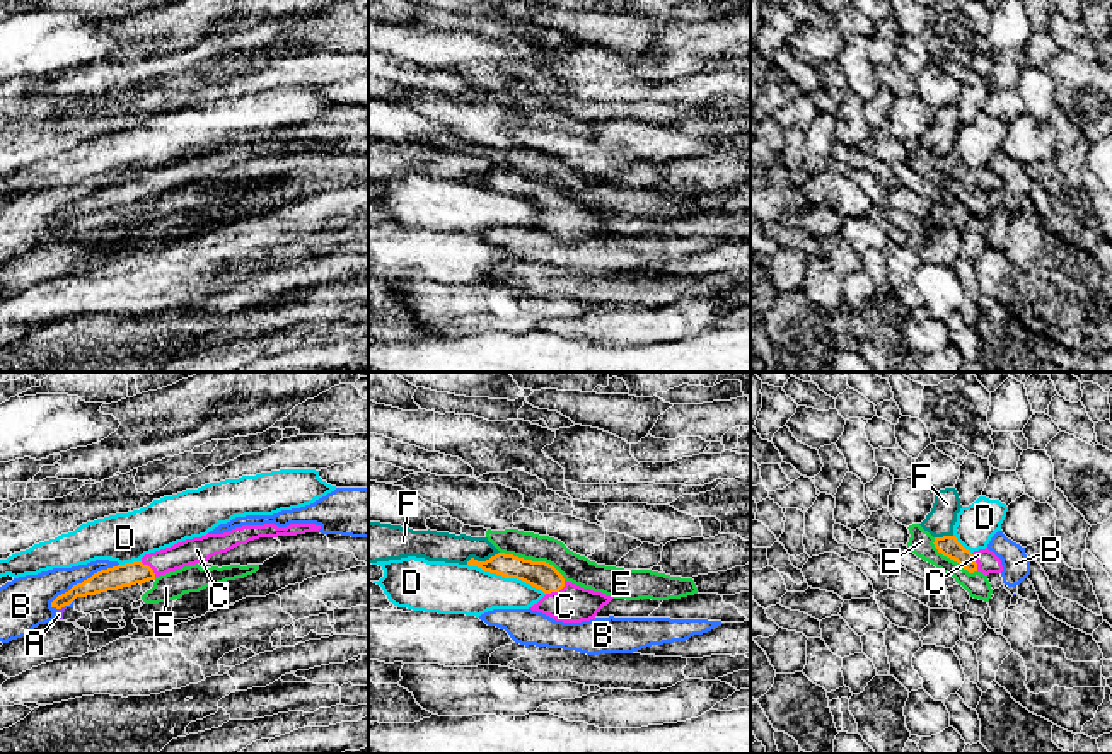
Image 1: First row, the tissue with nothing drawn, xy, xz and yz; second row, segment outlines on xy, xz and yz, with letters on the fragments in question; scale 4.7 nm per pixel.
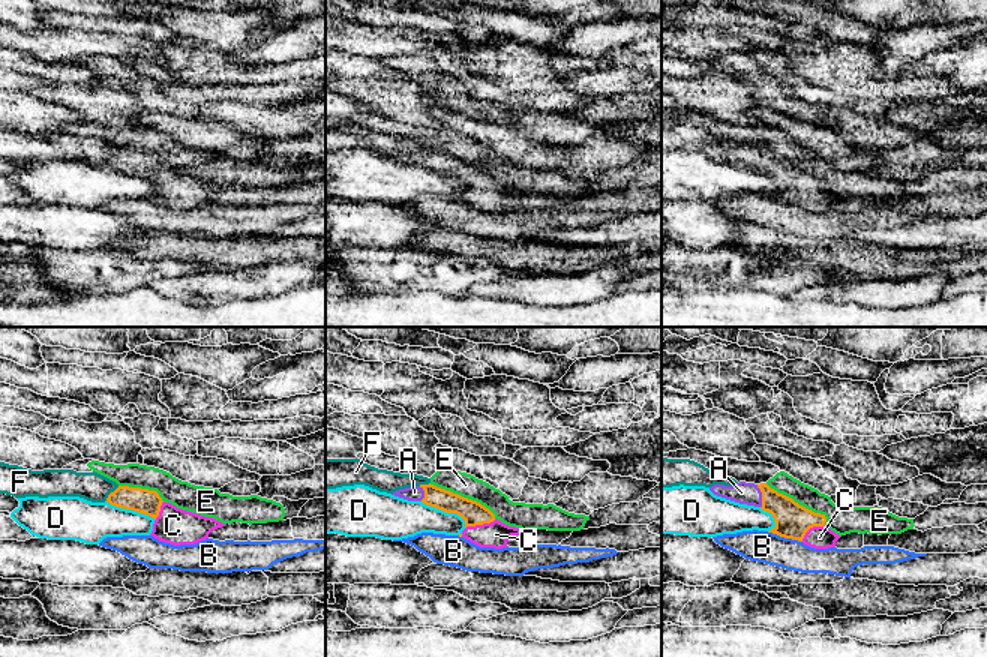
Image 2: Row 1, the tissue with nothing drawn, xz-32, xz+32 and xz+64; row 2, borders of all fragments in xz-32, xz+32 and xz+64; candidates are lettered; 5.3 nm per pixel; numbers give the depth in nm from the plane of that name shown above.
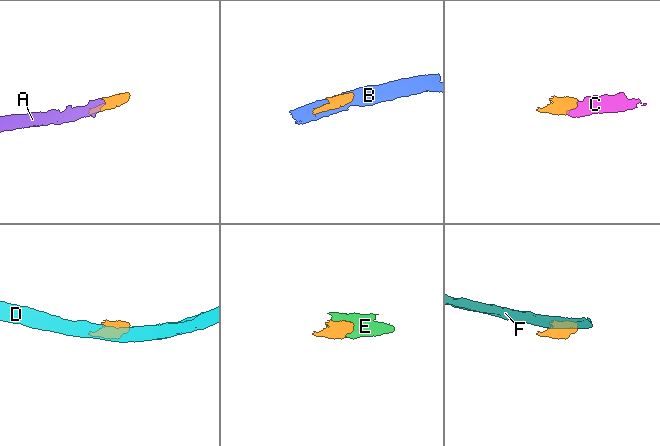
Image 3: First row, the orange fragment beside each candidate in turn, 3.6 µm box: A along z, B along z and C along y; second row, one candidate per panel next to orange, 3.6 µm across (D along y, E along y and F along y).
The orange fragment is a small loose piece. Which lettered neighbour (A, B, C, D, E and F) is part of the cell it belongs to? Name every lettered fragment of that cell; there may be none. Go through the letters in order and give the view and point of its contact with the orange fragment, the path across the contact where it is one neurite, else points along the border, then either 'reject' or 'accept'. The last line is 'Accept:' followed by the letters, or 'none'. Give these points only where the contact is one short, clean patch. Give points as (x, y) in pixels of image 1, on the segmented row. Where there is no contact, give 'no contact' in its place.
A: meets orange in xy at (60, 608); runs through xy (103, 580), (75, 591), (60, 608), (58, 614); accept
B: meets orange in xy at (84, 580); reject
C: meets orange in xz at (556, 591); runs through xz (541, 575), (556, 591), (572, 604); accept
D: meets orange in xz at (507, 577); reject
E: meets orange in xz at (531, 560); reject
F: meets orange in xz at (481, 562); border along xz (498, 551), (485, 560), (471, 558), (466, 563); reject
Accept: A, C

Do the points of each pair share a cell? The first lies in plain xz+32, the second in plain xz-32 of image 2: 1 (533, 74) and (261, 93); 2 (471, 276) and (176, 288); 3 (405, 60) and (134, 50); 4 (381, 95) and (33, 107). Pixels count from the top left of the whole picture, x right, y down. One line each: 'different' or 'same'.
1: different
2: different
3: same
4: different

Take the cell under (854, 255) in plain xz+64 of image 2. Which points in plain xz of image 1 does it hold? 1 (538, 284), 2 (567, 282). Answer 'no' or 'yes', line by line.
1: yes
2: yes

